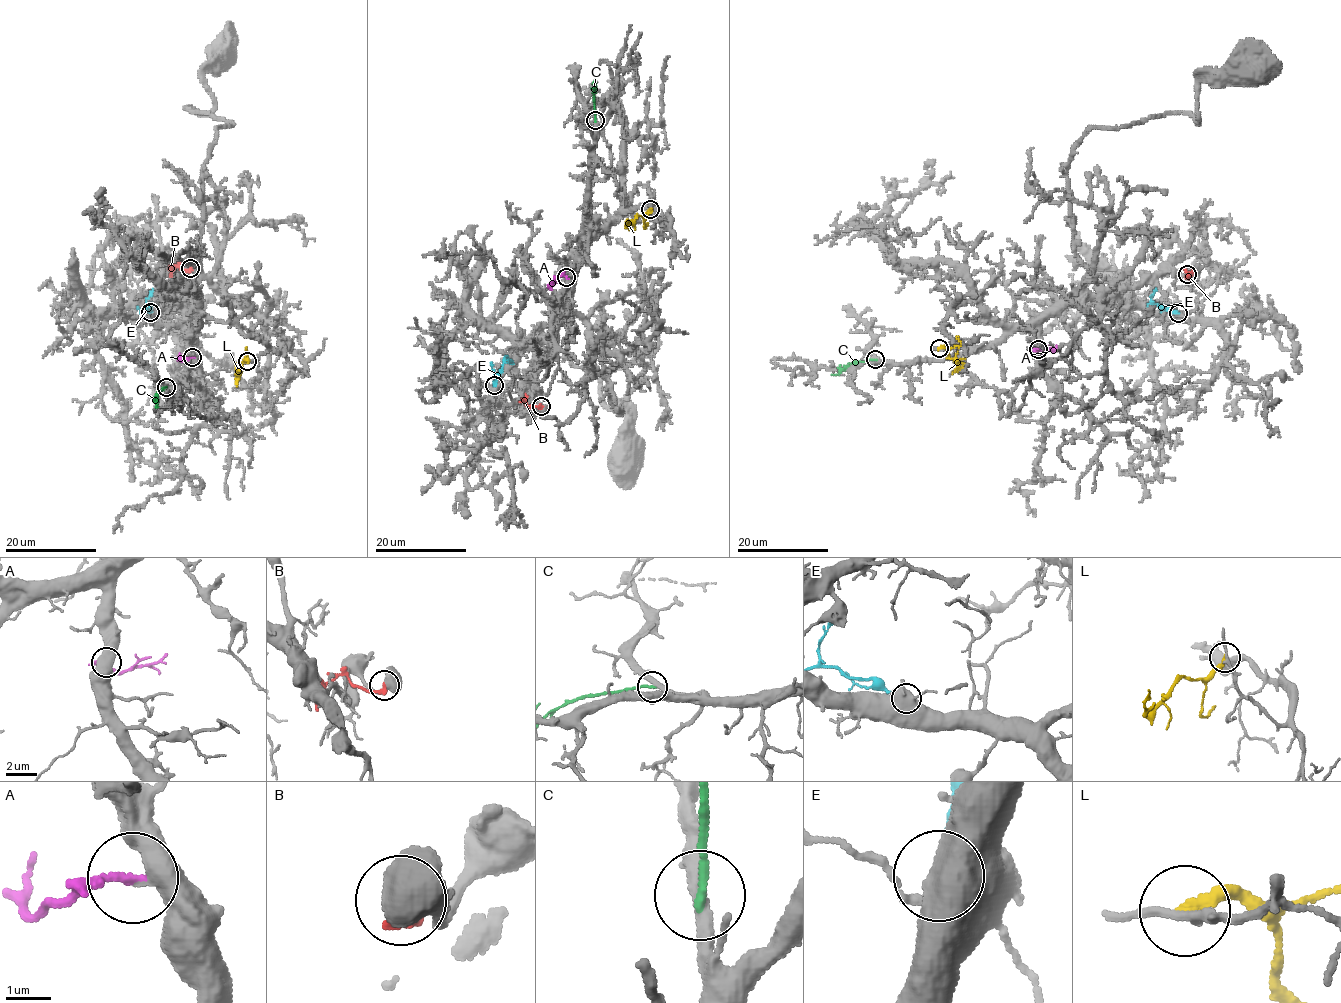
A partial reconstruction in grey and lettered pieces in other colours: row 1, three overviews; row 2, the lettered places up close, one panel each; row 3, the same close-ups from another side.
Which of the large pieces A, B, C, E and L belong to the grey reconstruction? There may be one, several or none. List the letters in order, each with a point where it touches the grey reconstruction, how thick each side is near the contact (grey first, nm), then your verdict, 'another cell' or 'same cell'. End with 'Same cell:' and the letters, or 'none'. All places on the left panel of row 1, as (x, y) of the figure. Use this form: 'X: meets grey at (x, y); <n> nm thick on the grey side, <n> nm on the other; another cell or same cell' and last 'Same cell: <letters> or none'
A: meets grey at (192, 357); 340 nm thick on the grey side, 180 nm on the other; same cell
B: meets grey at (190, 268); 500 nm thick on the grey side, 320 nm on the other; another cell
C: meets grey at (166, 387); 320 nm thick on the grey side, 190 nm on the other; another cell
E: meets grey at (150, 312); 500 nm thick on the grey side, 180 nm on the other; another cell
L: meets grey at (247, 361); 200 nm thick on the grey side, 280 nm on the other; another cell
Same cell: A

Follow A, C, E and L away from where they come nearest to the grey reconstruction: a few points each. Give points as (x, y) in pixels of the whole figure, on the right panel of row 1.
A: (1038, 349), (1041, 352), (1056, 346)
C: (875, 359), (852, 363), (832, 375)
E: (1178, 313), (1159, 306), (1151, 299), (1155, 288)
L: (938, 348), (943, 347), (947, 355), (961, 364), (951, 374)

